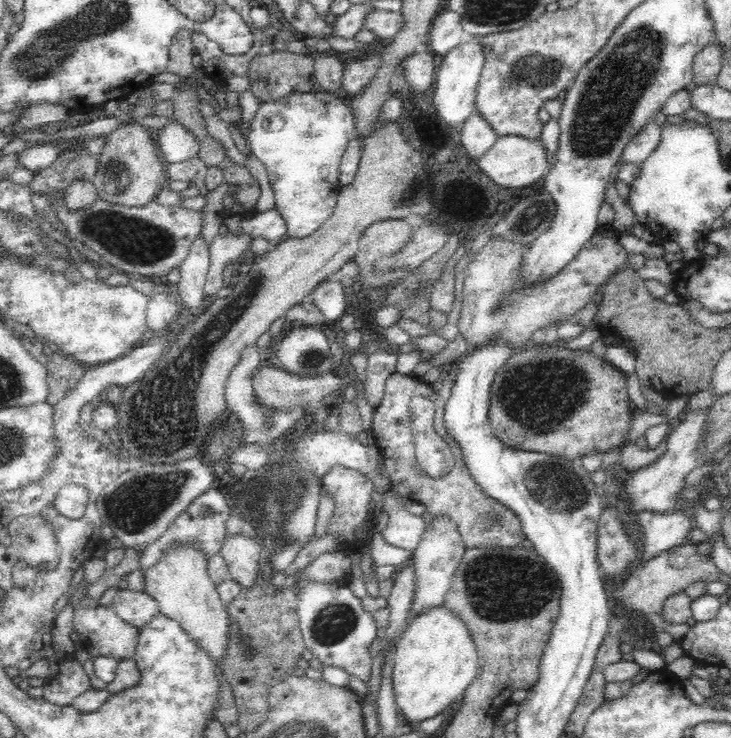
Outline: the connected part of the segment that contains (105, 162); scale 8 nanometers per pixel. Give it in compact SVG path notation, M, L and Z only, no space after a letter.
M122 123L119 128L106 135L105 147L98 157L97 175L93 182L90 179L73 180L64 190L66 207L70 210L80 210L89 206L98 198L108 200L119 205L130 207L146 206L157 197L162 188L168 186L168 178L165 172L166 164L162 162L158 147L154 145L154 137L150 134L148 127L139 123Z

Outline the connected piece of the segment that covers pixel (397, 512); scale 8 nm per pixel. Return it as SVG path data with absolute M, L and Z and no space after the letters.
M391 493L383 501L383 510L388 513L388 526L381 532L390 546L414 550L427 529L421 516L404 509L404 497Z

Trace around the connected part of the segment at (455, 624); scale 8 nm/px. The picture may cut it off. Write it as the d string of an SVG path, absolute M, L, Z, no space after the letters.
M444 605L417 614L396 646L391 692L394 692L395 704L400 706L400 714L410 722L436 722L443 710L465 694L478 672L478 662L476 645L462 619Z

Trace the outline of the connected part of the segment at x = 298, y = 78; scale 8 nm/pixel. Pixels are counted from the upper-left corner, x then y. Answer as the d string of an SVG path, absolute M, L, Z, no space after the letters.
M274 51L270 54L258 54L248 64L248 80L250 90L261 102L280 100L288 94L302 94L316 92L317 81L314 76L314 56L312 54L302 55L288 51Z

